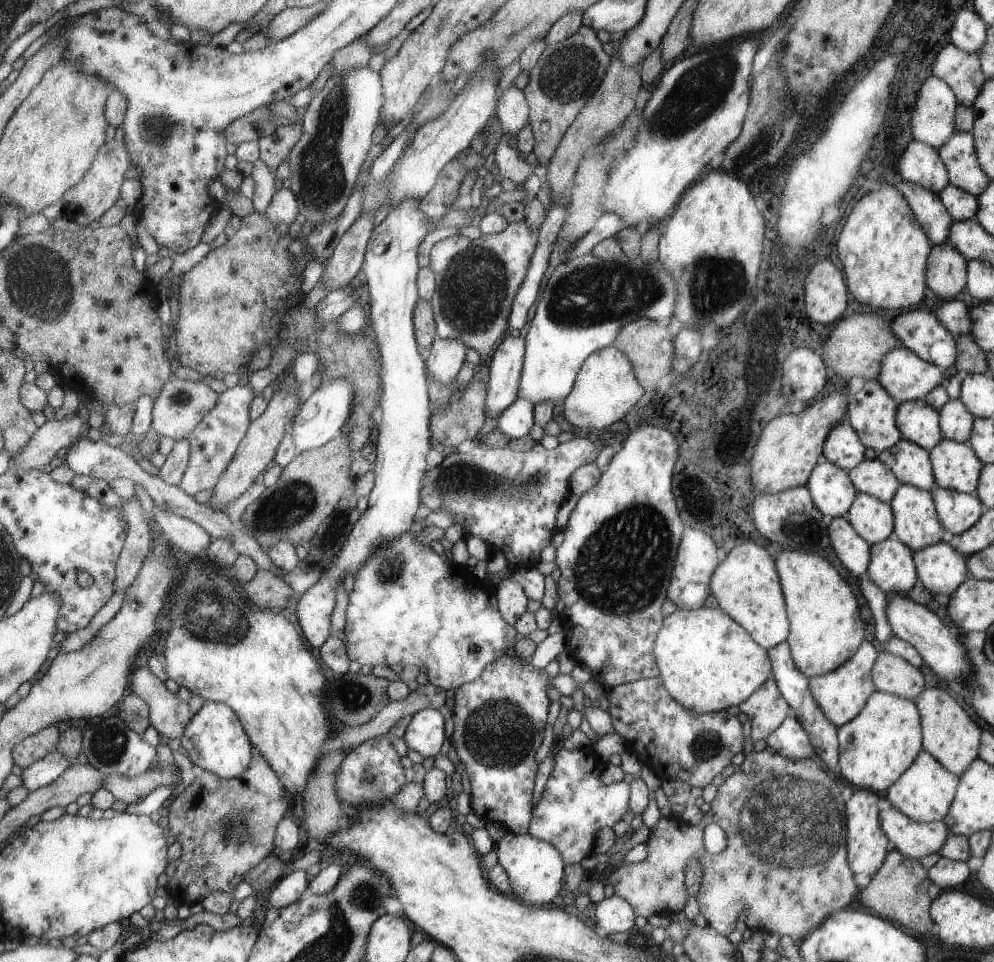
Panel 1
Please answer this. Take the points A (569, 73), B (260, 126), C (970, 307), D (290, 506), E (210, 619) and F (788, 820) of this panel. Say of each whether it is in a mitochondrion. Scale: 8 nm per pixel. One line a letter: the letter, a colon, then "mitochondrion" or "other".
A: mitochondrion
B: mitochondrion
C: other
D: mitochondrion
E: mitochondrion
F: mitochondrion

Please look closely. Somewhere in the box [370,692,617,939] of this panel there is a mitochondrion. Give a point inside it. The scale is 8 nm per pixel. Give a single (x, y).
(498, 734)

